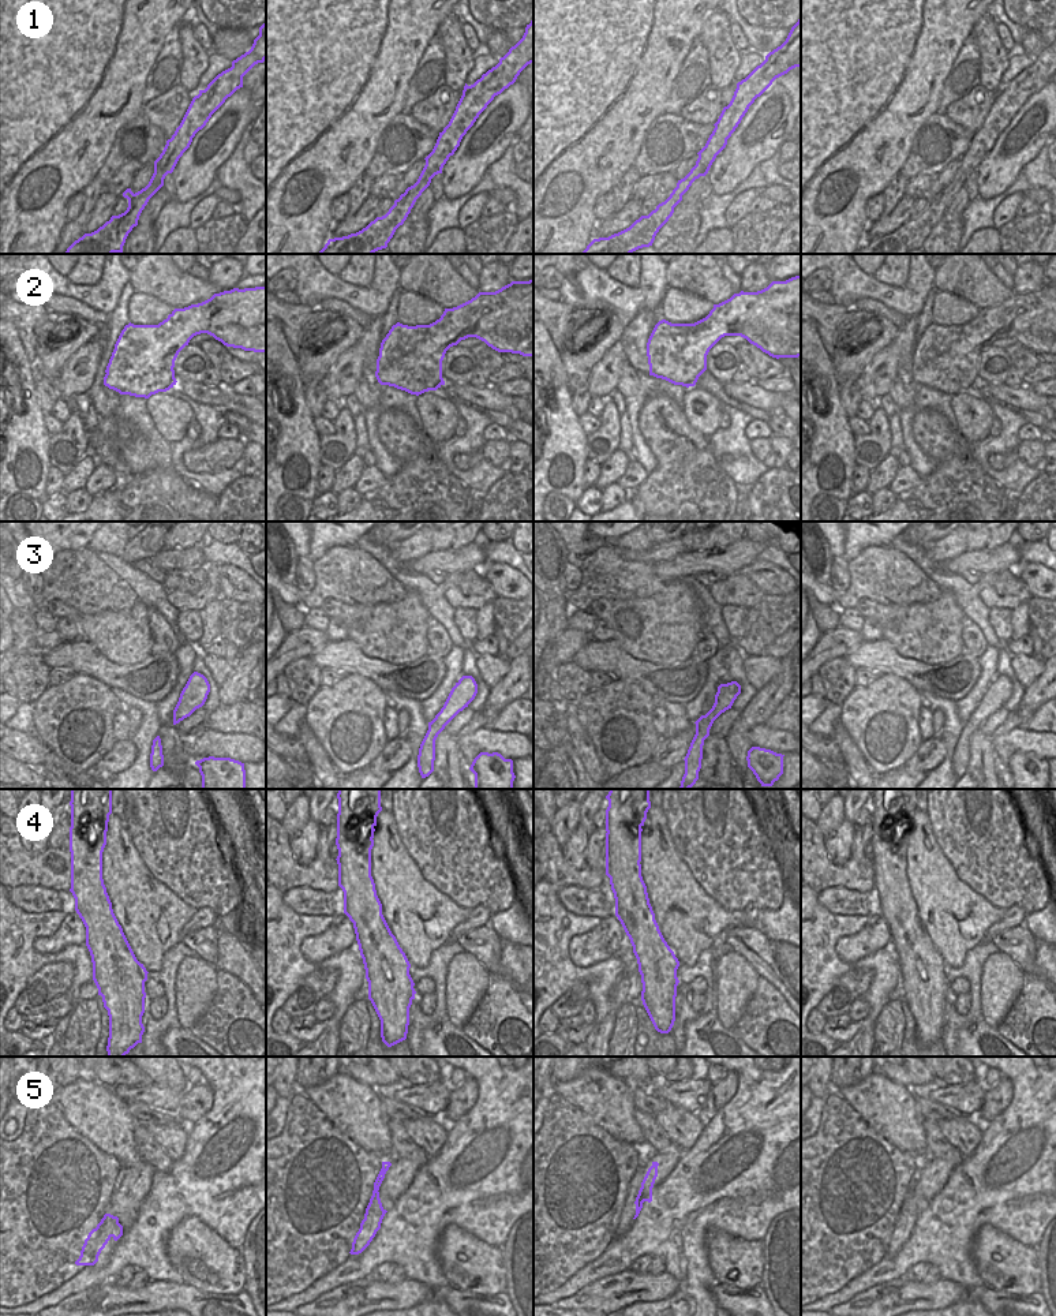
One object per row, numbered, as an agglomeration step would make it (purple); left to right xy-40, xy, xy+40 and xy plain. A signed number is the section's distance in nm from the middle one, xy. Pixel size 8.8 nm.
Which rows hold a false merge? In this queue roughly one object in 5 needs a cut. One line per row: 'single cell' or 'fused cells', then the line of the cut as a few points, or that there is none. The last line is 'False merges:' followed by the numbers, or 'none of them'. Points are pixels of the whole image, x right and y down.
1: single cell | no cut
2: single cell | no cut
3: single cell | no cut
4: single cell | no cut
5: single cell | no cut
False merges: none of them

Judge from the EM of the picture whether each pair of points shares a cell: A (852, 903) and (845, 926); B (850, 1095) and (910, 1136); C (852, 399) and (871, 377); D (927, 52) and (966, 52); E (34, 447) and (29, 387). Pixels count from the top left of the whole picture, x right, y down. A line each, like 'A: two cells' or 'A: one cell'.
A: two cells
B: one cell
C: two cells
D: two cells
E: one cell

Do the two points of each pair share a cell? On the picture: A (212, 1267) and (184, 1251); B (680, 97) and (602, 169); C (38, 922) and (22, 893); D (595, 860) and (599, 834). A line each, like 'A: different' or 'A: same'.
A: same
B: different
C: different
D: same

